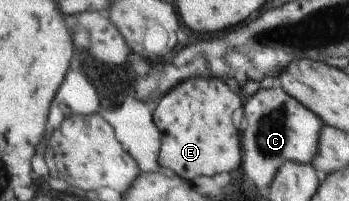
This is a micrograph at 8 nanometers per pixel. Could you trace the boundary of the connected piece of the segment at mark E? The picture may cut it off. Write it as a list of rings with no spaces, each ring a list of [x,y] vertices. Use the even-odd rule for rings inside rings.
[[[199,78],[179,84],[179,88],[171,90],[159,101],[155,110],[154,121],[163,138],[160,163],[188,181],[197,176],[217,176],[221,172],[237,170],[244,158],[233,114],[241,106],[239,94],[235,94],[221,78]]]

